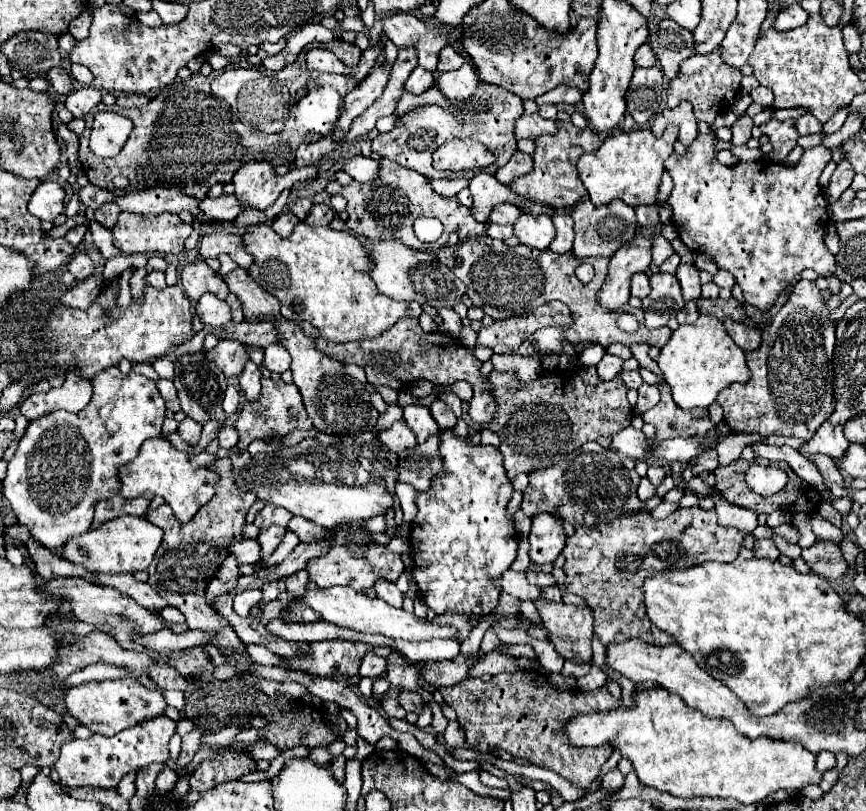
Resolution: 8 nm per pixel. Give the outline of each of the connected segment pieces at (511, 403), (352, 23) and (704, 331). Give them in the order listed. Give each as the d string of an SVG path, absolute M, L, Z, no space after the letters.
M581 367L579 371L573 368L571 375L565 377L559 371L557 375L545 372L529 383L511 377L511 373L493 371L497 415L487 425L487 429L495 431L501 439L499 451L503 453L509 479L515 479L519 473L557 465L565 453L579 449L587 441L609 447L611 435L629 427L633 419L625 383L619 377L601 381L595 367Z
M349 17L349 19L343 19L343 21L339 23L339 27L341 27L343 31L355 31L355 33L359 33L359 31L365 29L365 23L361 21L361 17Z
M699 315L695 325L681 325L673 331L669 343L661 349L657 365L681 409L709 407L717 399L719 391L731 383L749 381L745 353L733 343L733 339L725 333L723 323L713 315Z

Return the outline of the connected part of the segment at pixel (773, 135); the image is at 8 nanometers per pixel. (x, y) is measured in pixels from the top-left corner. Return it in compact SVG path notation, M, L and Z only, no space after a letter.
M771 119L765 125L761 125L763 135L769 137L771 145L773 145L773 153L769 155L775 163L783 163L785 157L793 151L793 147L797 145L797 129L795 129L795 121L787 119L787 121L777 121Z

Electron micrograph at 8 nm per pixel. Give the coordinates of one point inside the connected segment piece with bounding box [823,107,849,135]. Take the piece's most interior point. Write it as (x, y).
(834, 124)

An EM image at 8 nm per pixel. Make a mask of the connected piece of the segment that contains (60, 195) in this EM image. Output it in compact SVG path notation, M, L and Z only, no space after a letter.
M41 181L29 199L29 213L41 221L53 221L63 213L65 191L57 181Z

